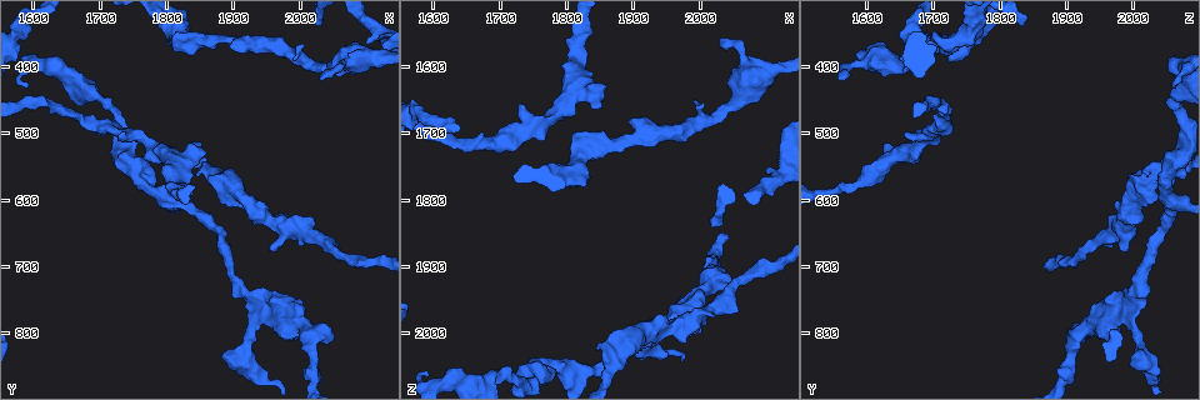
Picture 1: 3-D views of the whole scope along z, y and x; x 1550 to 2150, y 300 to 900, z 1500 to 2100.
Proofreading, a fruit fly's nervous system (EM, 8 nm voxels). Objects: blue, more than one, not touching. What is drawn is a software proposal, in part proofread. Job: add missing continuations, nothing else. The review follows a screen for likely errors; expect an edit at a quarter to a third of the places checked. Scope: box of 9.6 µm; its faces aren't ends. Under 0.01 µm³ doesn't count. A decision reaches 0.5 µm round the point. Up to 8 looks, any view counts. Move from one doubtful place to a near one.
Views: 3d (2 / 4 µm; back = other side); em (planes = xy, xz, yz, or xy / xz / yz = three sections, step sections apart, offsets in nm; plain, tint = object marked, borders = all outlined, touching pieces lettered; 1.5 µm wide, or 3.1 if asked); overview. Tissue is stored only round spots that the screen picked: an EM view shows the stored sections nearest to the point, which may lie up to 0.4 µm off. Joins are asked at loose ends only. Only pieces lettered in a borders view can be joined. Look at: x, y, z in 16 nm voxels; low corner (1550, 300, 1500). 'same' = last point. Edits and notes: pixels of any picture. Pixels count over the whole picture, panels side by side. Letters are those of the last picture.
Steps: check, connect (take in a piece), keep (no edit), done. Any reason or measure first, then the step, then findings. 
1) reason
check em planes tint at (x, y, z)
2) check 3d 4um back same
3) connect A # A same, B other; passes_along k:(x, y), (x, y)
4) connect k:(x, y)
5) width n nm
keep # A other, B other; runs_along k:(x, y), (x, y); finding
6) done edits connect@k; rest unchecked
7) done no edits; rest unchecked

thick end
check em xz step 8 tint at (1840, 520, 1665)

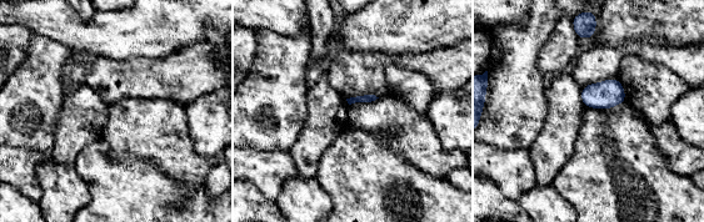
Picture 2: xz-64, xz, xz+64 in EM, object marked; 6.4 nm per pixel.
check em xy step 4 borders same

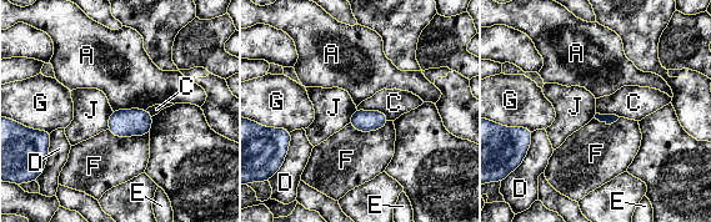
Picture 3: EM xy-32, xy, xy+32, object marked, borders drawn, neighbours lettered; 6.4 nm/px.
longest_contact F 260 nm
keep # A other, C other, D other, E other, F other, G other, J other; none of them fits

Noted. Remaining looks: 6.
check em yz step 8 borders at (1595, 425, 2060)

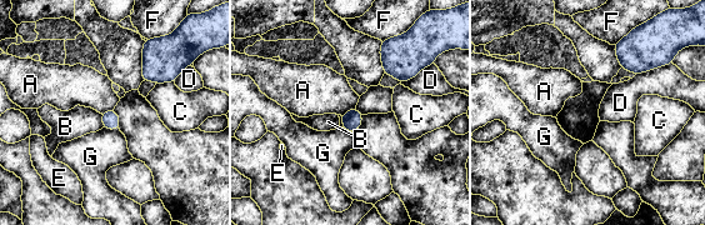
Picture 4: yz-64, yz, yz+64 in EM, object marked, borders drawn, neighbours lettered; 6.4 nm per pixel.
keep # A other, B other, C other, D other, E other, F other, G other; border 4:(661, 65), (635, 75); none of them fits

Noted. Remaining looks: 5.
check em planes borders at (1845, 565, 2025)

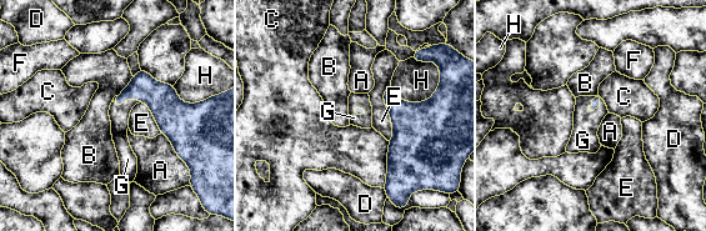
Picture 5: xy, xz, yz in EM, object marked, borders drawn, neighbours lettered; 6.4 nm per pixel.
connect G # A other, B other, C other, D other, E other, F other, G same, H other; passes_along 5:(164, 103), (125, 99), (119, 117); it goes on there

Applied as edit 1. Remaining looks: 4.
done edits connect@5; rest unchecked

